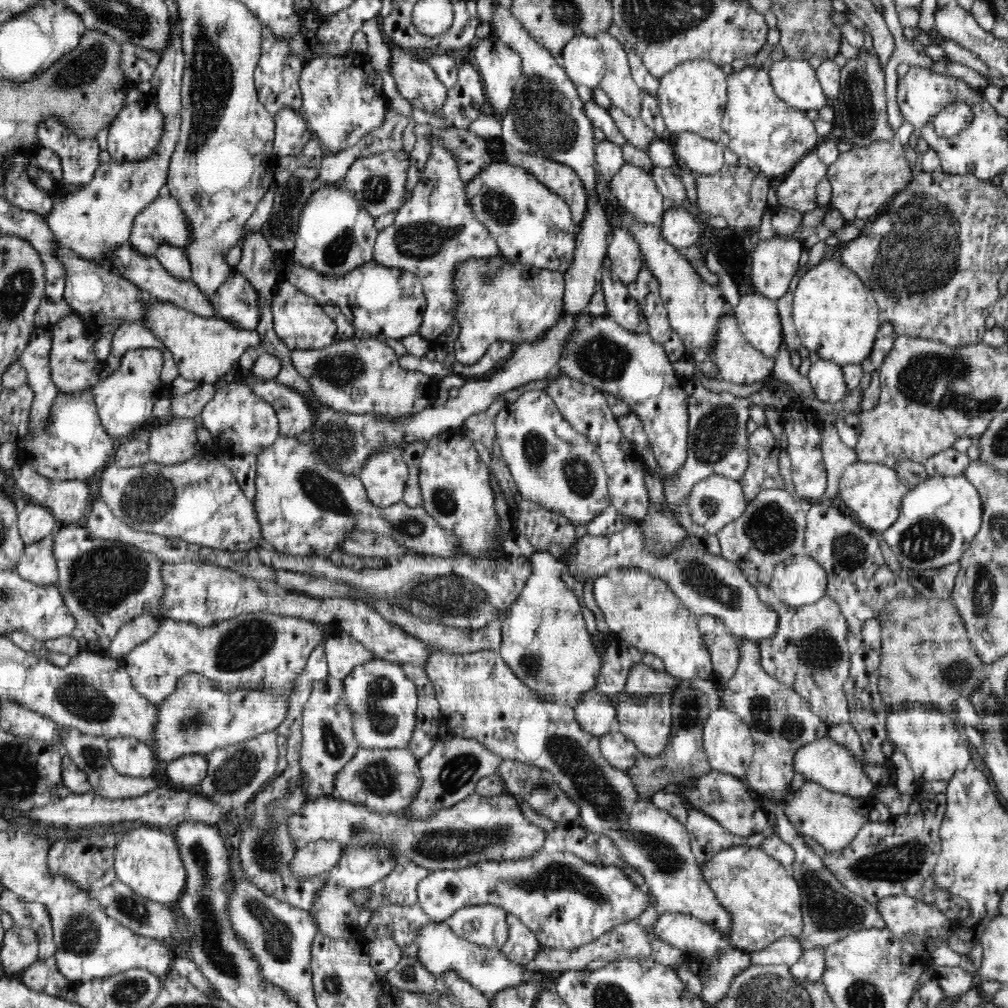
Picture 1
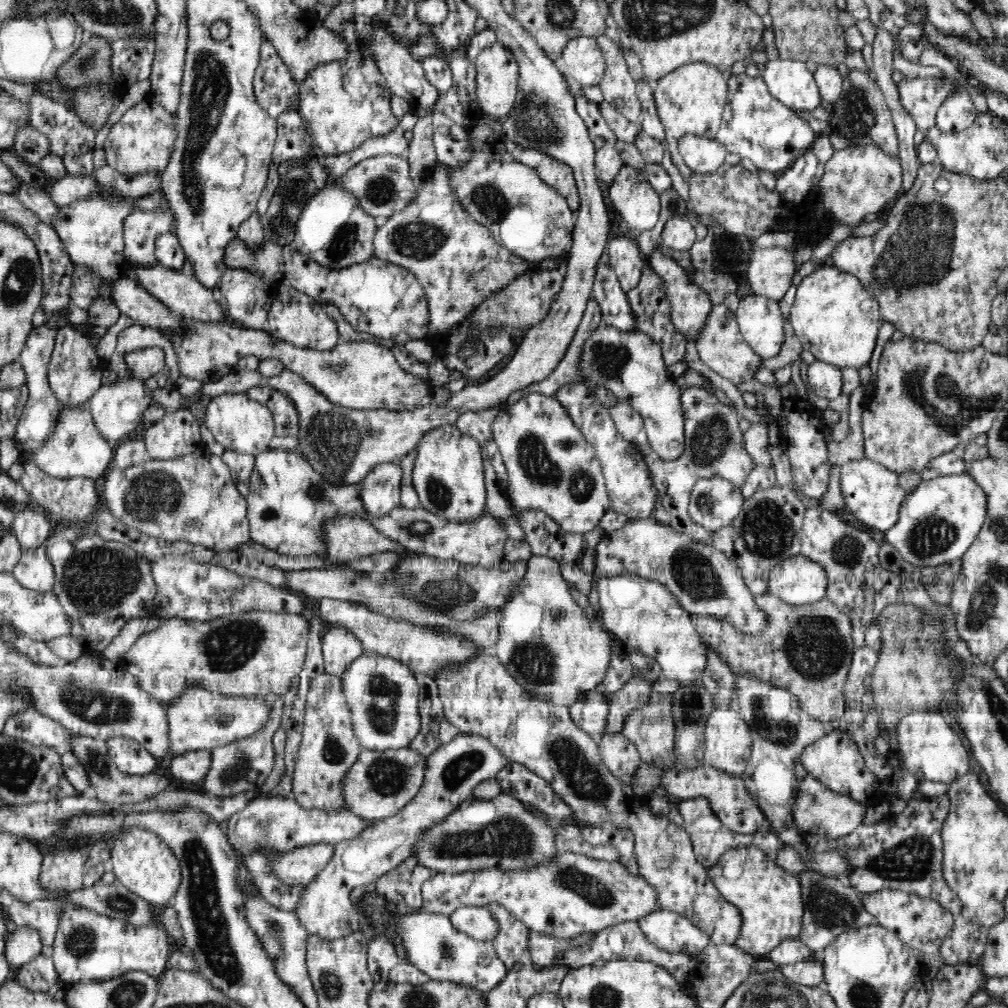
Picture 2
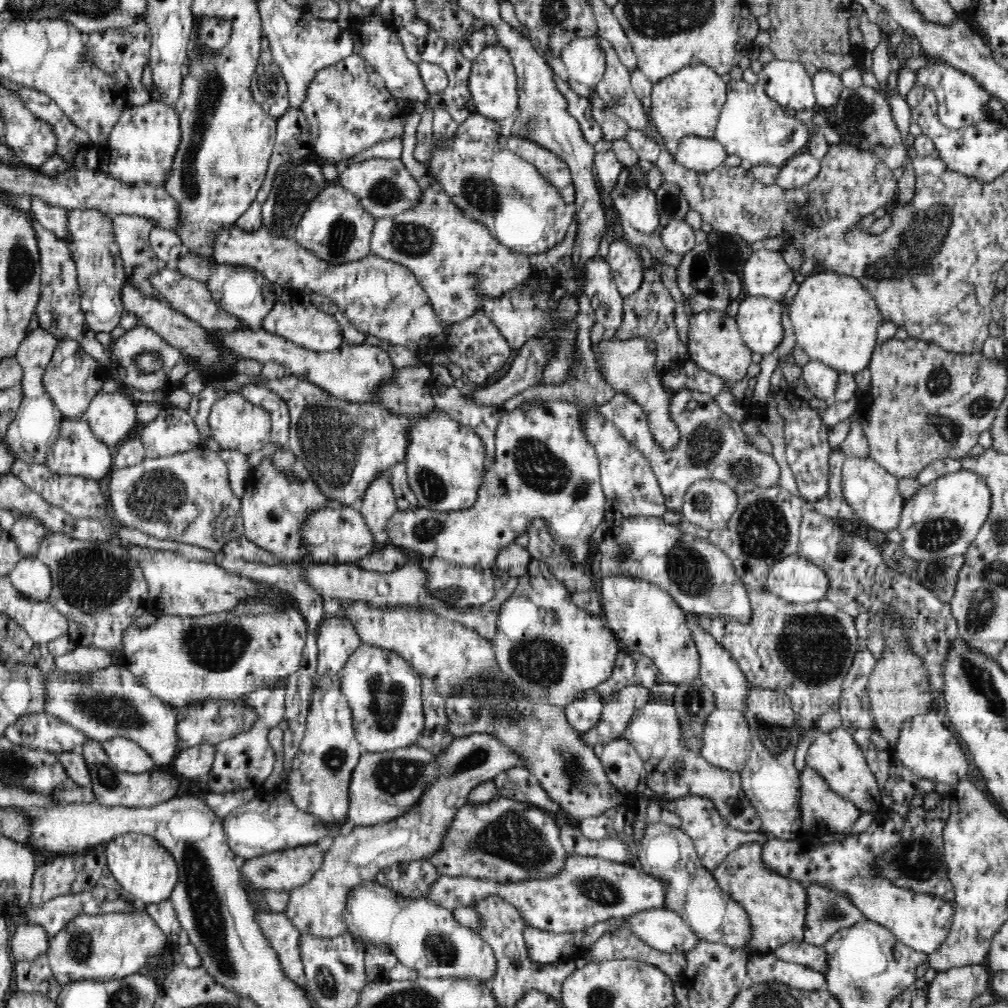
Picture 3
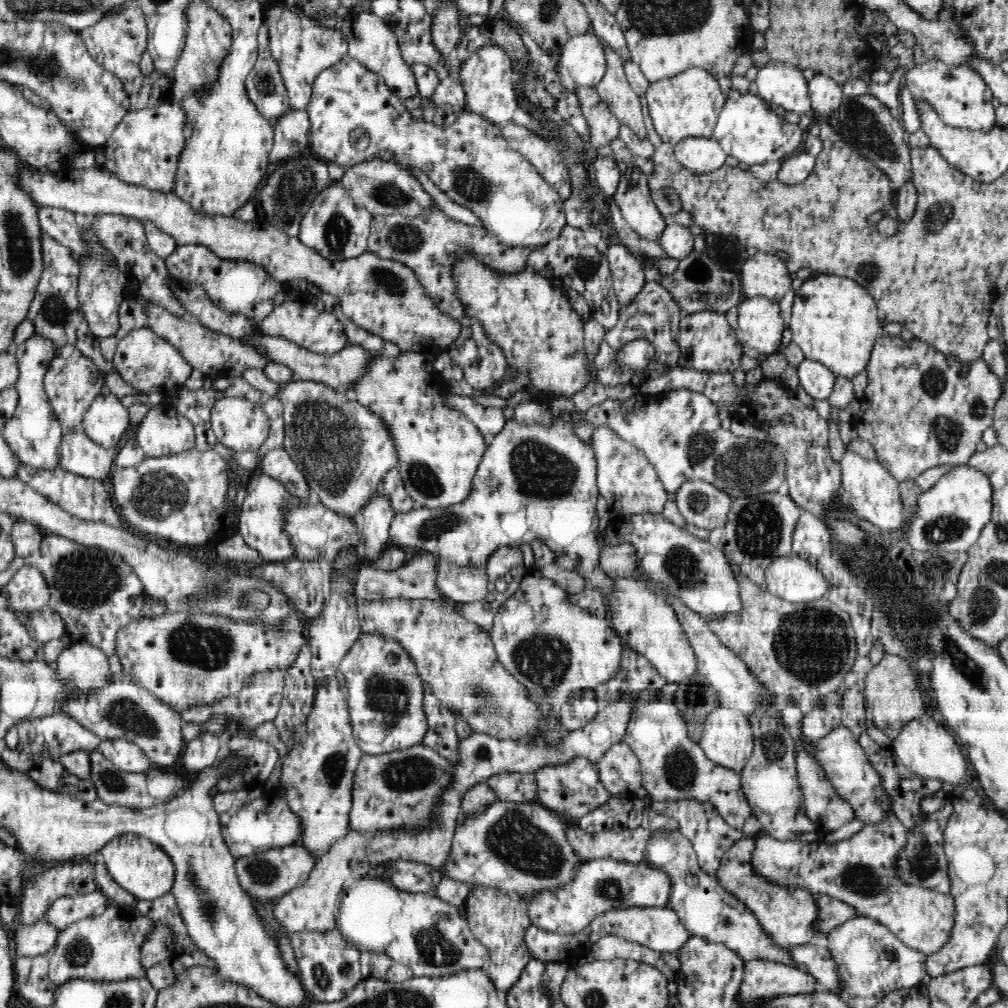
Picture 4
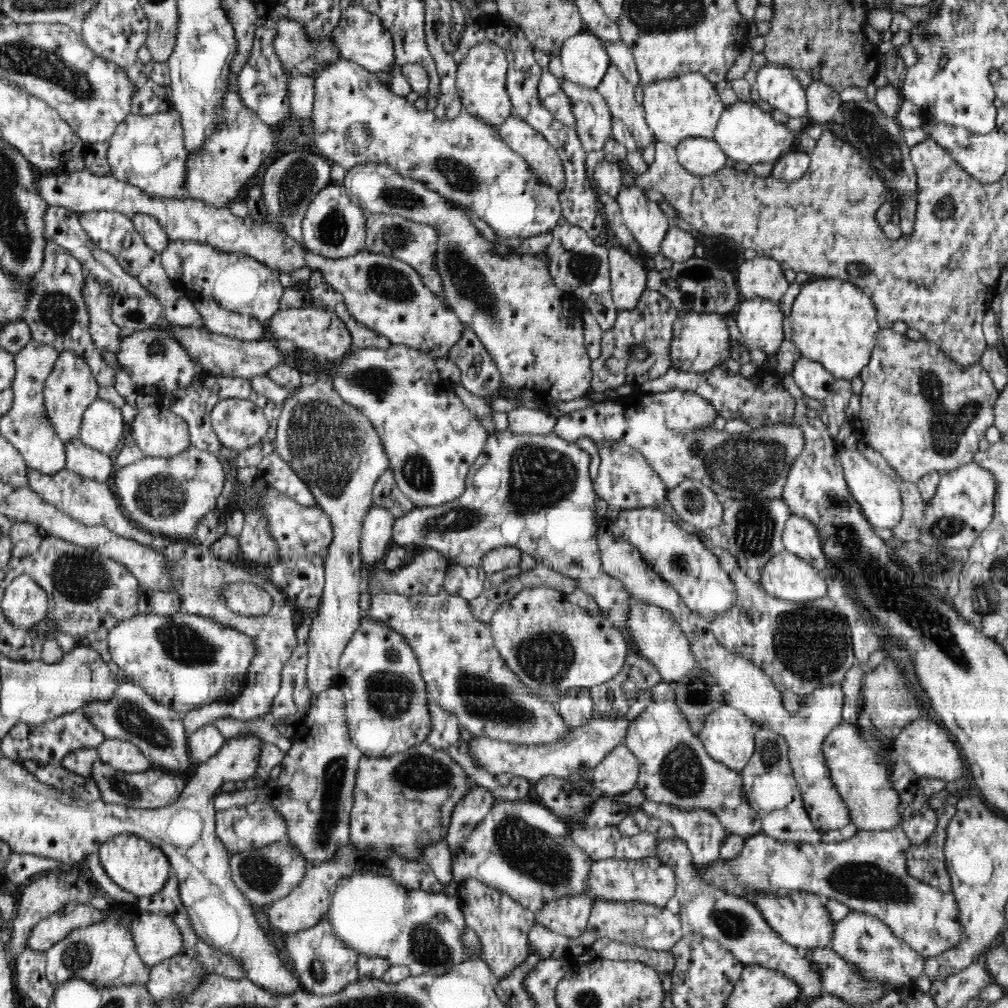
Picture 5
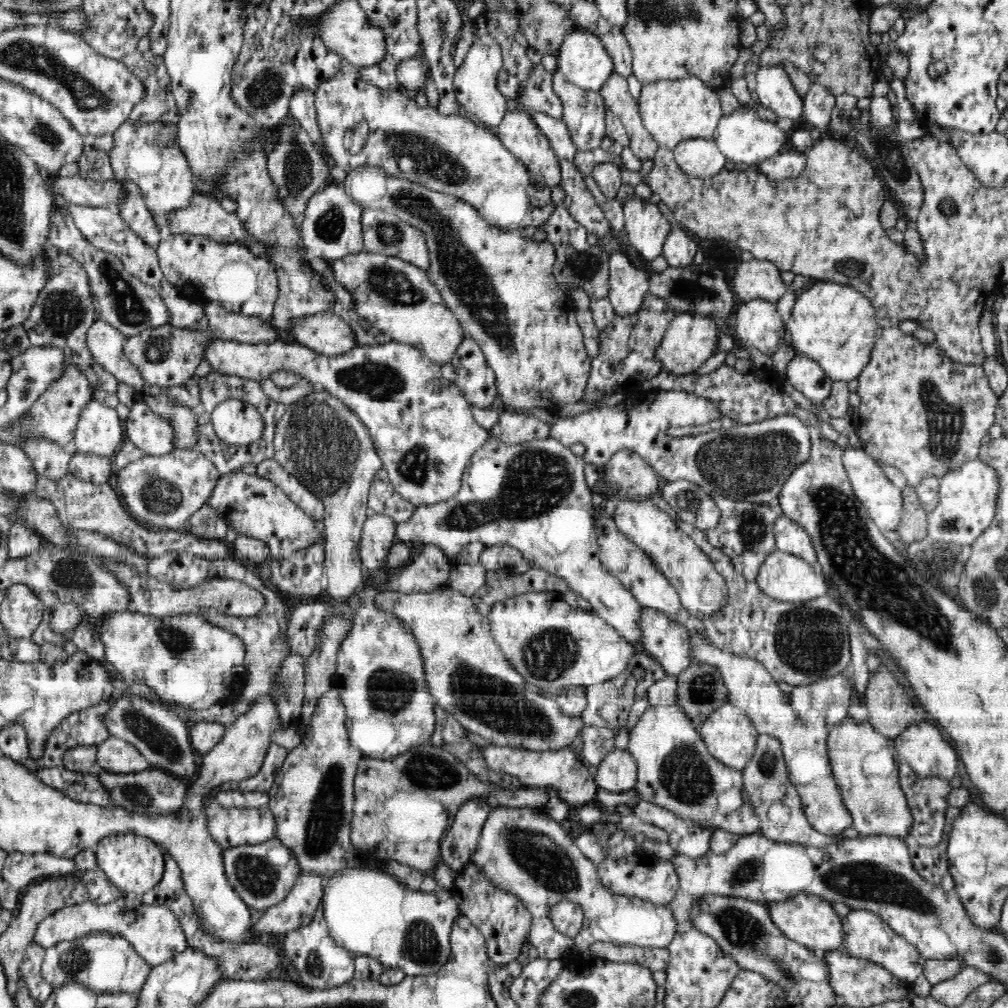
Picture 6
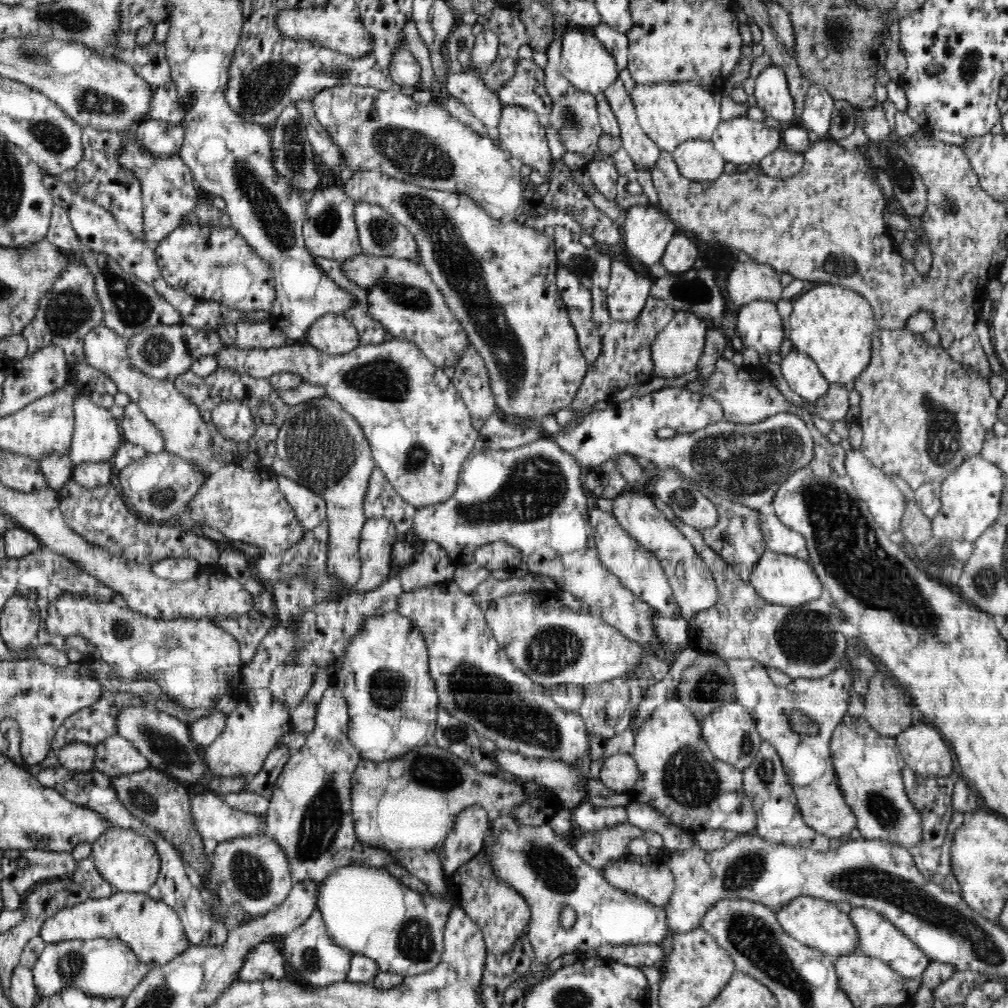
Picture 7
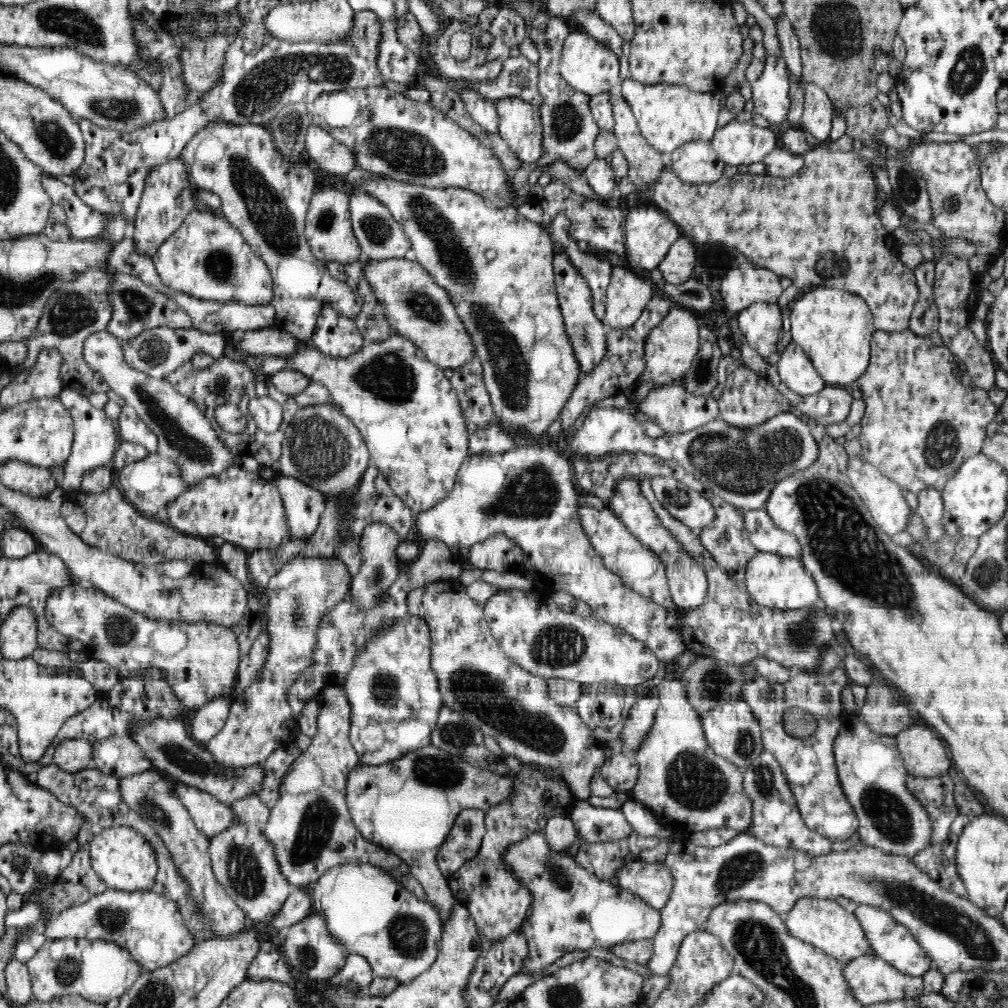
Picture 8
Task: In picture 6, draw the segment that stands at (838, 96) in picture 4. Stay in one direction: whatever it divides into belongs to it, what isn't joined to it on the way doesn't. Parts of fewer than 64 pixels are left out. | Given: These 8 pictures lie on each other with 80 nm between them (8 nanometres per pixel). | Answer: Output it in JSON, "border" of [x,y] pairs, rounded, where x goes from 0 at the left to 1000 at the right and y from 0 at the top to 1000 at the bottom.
{"border":[[[806,81],[804,89],[796,96],[797,118],[808,127],[813,127],[814,131],[819,130],[824,119],[824,111],[828,107],[828,94],[819,84]]]}

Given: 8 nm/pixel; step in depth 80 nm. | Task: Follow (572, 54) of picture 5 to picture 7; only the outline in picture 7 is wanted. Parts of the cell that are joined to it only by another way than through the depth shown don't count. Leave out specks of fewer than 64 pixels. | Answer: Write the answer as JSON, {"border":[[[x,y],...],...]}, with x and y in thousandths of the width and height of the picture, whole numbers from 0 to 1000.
{"border":[[[575,29],[561,32],[557,44],[557,59],[554,60],[554,69],[565,80],[568,86],[590,95],[598,93],[599,89],[613,76],[613,66],[607,54],[586,31]]]}

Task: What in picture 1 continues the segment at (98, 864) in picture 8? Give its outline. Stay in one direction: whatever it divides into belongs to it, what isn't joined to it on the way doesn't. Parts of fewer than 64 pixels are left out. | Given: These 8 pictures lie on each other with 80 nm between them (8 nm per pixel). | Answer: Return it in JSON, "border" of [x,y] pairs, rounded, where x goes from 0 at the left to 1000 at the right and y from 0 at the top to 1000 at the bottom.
{"border":[[[131,817],[127,825],[119,828],[114,839],[115,870],[139,889],[159,897],[174,897],[186,878],[186,864],[179,851],[178,839],[173,830],[159,824],[156,819]]]}

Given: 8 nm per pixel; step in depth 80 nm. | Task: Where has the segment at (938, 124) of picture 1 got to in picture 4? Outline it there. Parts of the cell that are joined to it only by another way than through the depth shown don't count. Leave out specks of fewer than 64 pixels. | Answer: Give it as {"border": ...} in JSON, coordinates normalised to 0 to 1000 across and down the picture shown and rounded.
{"border":[[[925,58],[918,64],[909,64],[897,74],[896,83],[906,96],[920,98],[932,113],[934,124],[964,129],[984,129],[989,125],[984,90],[965,65],[942,65]]]}

